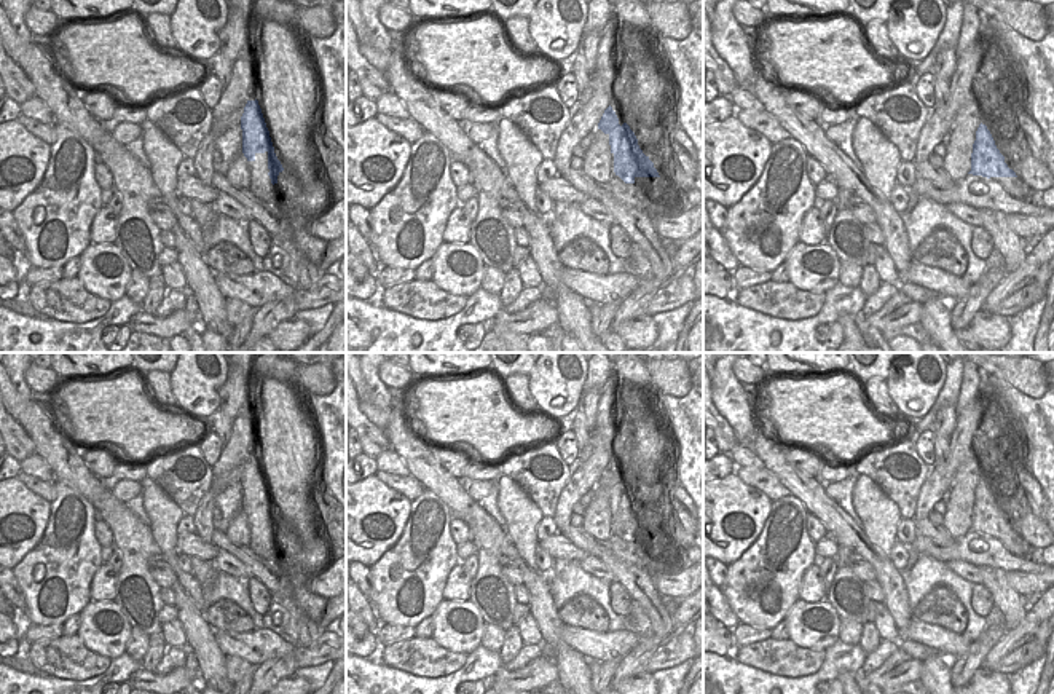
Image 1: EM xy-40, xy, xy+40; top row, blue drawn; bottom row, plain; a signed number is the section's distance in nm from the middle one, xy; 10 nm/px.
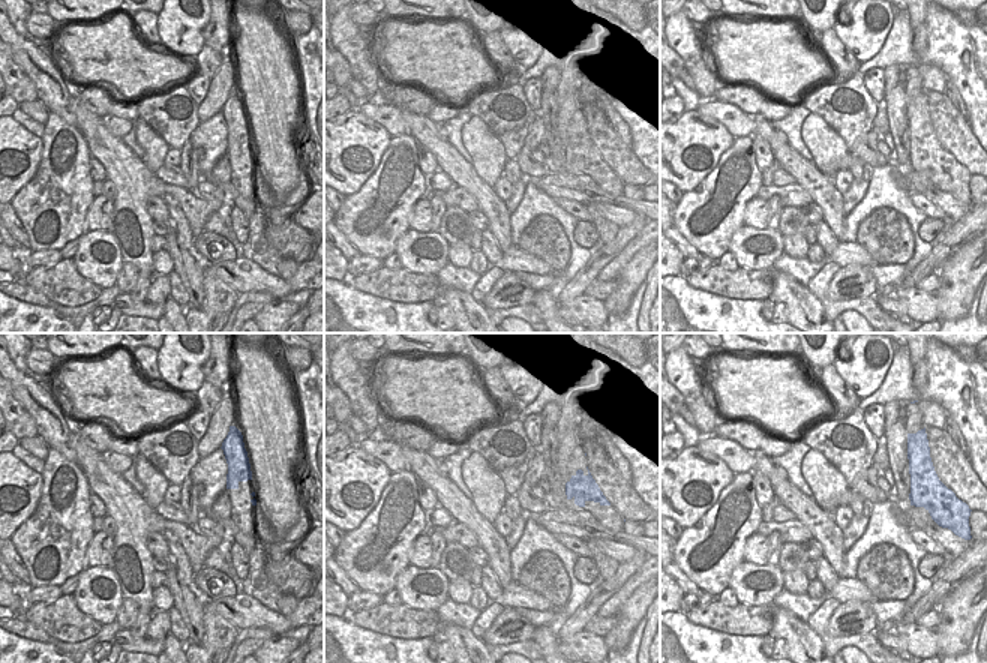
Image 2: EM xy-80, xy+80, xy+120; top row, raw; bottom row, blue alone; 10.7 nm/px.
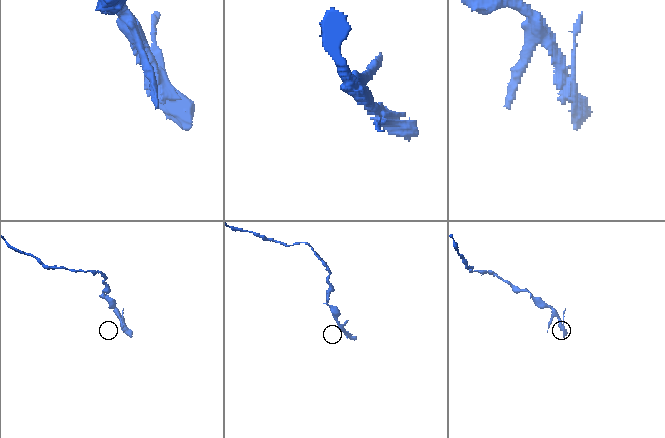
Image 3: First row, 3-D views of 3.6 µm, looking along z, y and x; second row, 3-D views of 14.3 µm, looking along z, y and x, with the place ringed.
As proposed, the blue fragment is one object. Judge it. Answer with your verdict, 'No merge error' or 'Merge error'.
Merge error

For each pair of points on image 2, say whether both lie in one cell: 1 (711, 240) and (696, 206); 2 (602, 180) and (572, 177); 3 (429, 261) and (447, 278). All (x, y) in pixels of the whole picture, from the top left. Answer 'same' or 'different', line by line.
1: same
2: same
3: different

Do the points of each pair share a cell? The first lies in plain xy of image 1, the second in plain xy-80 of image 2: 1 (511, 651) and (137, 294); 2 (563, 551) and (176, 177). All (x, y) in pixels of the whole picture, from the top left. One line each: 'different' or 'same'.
1: same
2: same

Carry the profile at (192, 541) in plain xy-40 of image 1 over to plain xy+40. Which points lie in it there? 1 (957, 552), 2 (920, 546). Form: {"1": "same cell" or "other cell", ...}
{"1": "same cell", "2": "same cell"}

